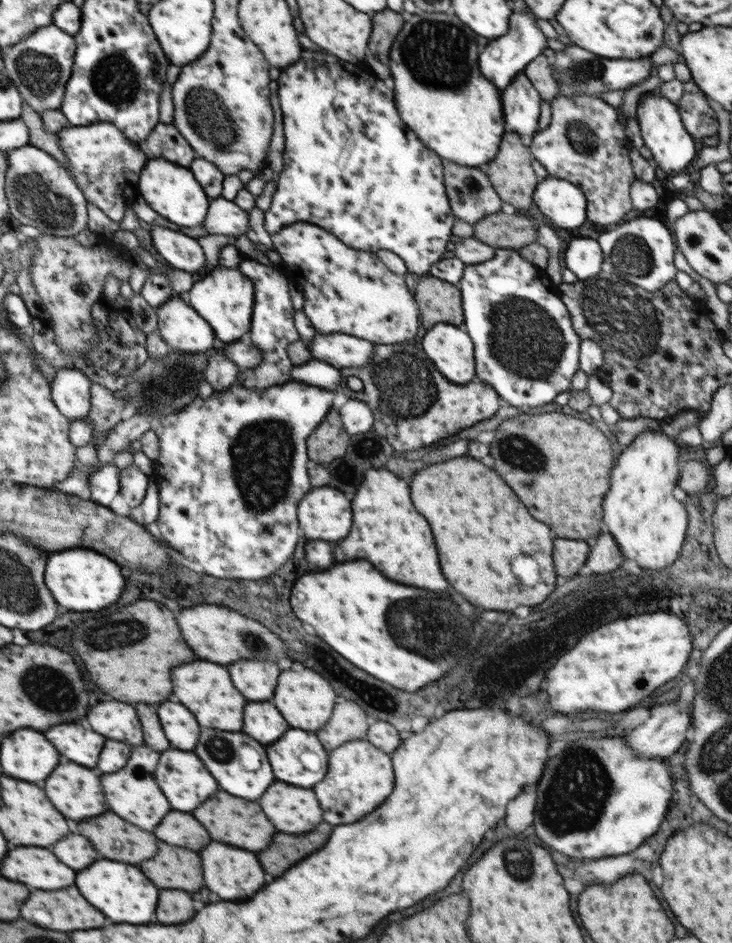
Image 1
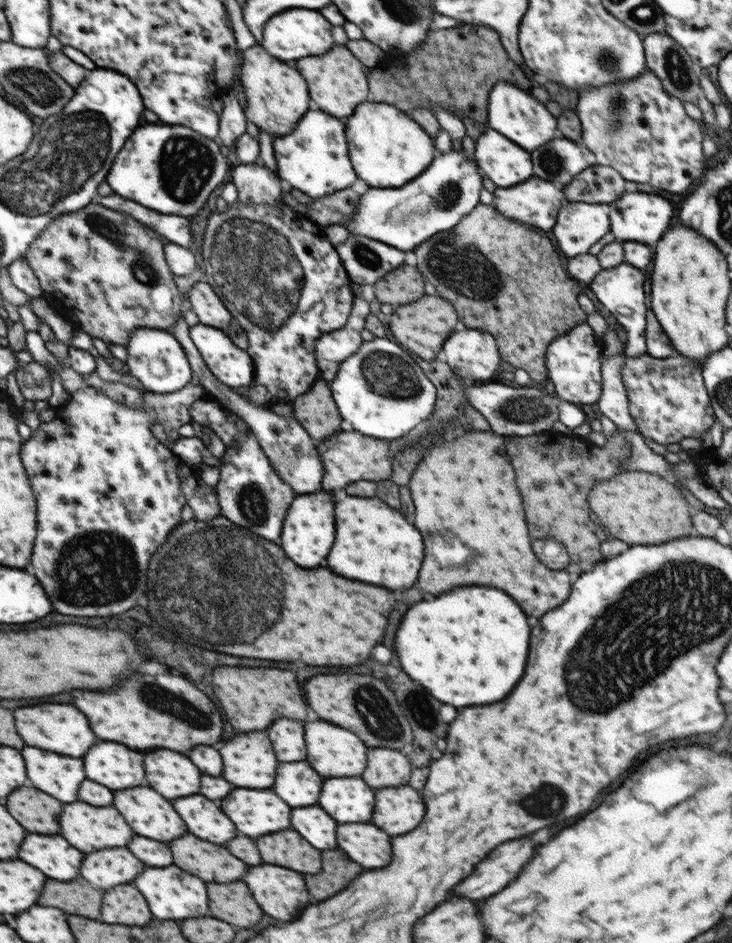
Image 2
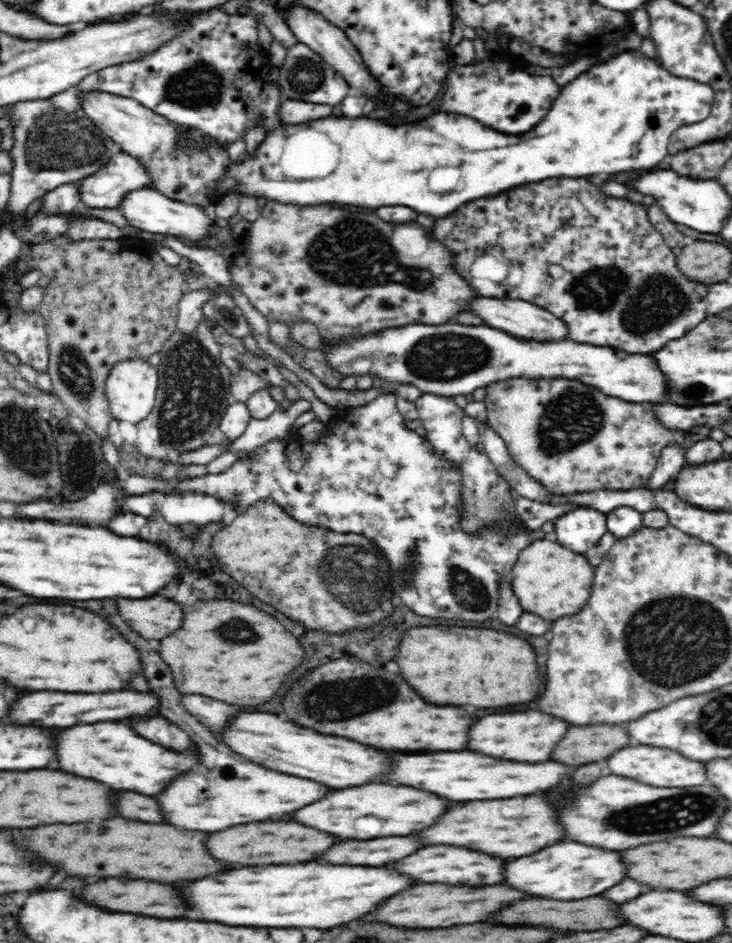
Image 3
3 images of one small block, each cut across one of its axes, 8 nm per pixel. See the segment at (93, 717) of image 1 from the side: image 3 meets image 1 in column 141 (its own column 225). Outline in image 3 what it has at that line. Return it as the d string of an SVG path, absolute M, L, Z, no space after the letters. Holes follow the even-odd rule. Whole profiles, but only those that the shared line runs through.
M240 712L228 722L222 734L216 734L216 738L226 742L234 752L246 756L252 762L258 762L260 766L308 778L320 784L324 782L330 788L360 786L362 782L372 782L378 778L378 770L386 766L386 754L370 746L300 728L290 722L282 722L278 716L268 712Z

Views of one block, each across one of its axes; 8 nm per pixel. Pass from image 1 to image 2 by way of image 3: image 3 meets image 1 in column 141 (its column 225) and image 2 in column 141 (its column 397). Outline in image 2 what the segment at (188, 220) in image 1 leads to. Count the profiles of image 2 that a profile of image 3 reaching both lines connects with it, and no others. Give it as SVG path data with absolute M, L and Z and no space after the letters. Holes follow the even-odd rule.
M147 123L132 134L132 142L120 150L108 184L116 195L134 200L150 210L176 216L194 216L206 204L210 192L226 178L228 164L220 146L190 127ZM192 182L192 190L190 190Z

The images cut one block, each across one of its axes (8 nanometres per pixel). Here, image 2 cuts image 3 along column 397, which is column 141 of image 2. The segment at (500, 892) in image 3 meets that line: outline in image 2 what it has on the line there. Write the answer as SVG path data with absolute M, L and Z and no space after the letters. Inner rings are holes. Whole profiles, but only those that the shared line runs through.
M116 886L104 894L104 918L108 924L126 924L126 926L144 926L152 918L144 896L132 886Z

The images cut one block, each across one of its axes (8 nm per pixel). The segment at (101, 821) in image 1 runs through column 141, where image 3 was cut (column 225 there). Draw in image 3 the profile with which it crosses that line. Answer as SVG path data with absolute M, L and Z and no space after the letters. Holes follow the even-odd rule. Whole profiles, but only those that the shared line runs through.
M248 822L242 826L232 826L222 832L212 832L206 838L208 852L220 862L238 864L270 864L270 862L306 862L314 860L318 850L326 850L334 842L334 836L310 830L308 826L298 826L298 822Z

